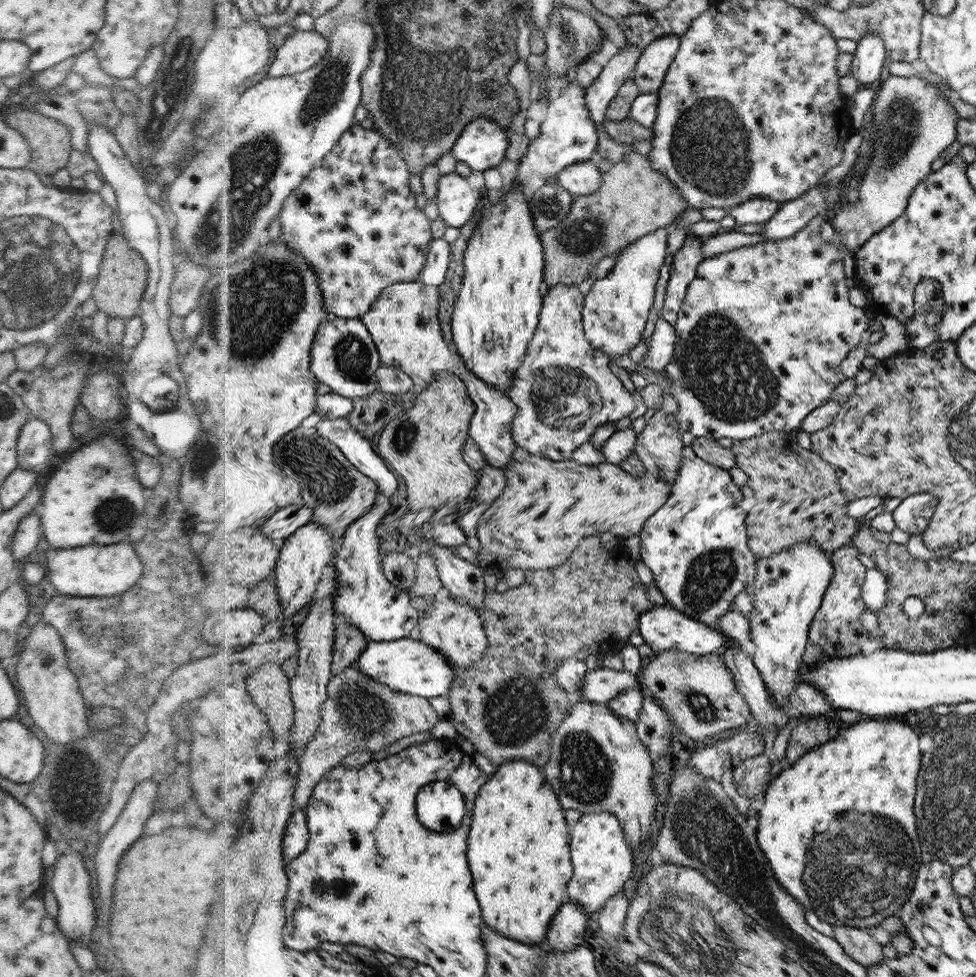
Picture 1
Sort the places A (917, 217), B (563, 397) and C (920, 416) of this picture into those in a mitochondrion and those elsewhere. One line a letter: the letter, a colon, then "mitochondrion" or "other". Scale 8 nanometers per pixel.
A: other
B: mitochondrion
C: other

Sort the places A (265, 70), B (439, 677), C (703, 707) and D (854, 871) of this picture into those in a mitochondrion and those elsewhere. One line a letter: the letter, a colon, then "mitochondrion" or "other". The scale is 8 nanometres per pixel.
A: other
B: other
C: mitochondrion
D: mitochondrion

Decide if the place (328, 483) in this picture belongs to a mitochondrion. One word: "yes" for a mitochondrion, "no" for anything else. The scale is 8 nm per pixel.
yes

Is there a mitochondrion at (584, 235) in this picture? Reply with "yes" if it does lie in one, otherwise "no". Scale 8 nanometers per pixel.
yes

